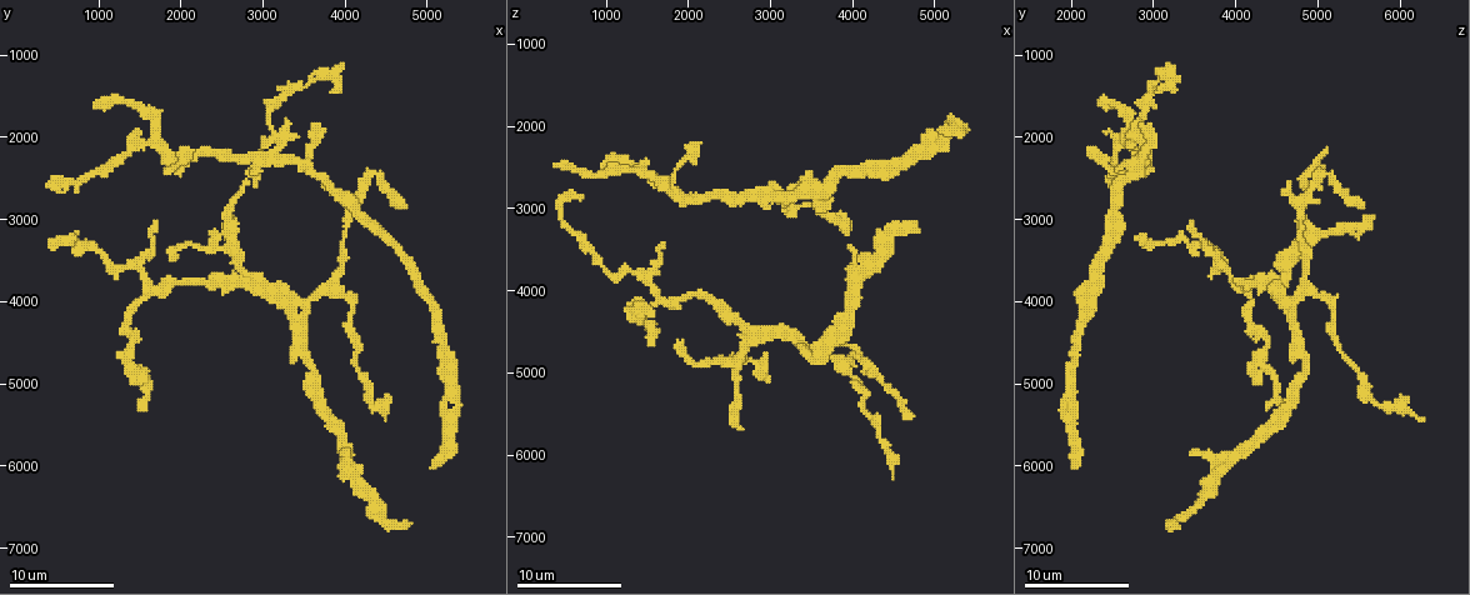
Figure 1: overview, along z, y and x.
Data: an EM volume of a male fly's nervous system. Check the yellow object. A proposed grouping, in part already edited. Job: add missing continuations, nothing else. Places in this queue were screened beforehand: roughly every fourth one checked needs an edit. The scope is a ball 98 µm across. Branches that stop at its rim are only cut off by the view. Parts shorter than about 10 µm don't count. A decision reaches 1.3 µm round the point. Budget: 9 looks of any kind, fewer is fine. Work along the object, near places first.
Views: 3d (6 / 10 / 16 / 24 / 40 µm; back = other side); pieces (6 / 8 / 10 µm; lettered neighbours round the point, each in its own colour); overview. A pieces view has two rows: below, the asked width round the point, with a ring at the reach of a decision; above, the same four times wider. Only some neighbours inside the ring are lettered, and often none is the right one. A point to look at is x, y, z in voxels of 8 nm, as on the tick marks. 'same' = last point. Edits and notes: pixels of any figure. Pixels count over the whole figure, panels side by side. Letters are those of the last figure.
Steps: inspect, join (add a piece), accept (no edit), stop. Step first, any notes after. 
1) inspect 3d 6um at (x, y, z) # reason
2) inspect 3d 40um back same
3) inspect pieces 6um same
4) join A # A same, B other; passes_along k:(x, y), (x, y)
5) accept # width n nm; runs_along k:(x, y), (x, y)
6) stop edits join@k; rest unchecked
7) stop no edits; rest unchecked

inspect pieces 8um at (2650, 3000, 5700) # free end

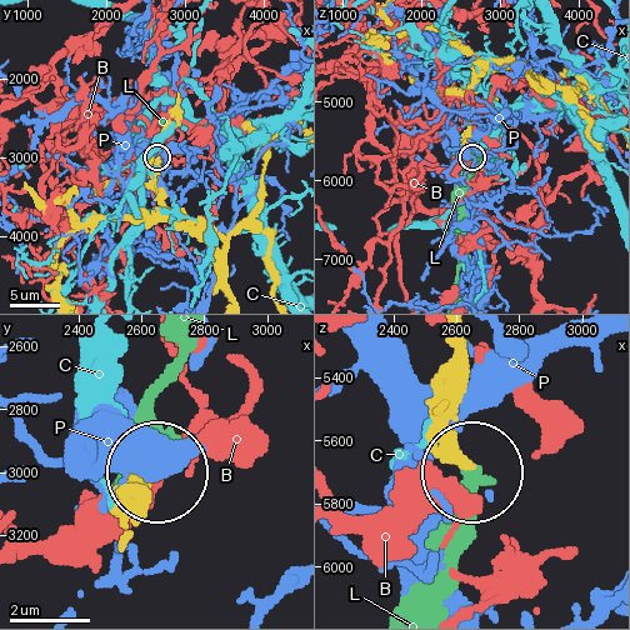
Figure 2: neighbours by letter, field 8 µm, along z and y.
join L # B other, C other, L same, P other; it goes on there

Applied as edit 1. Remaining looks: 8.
inspect overview # redraw

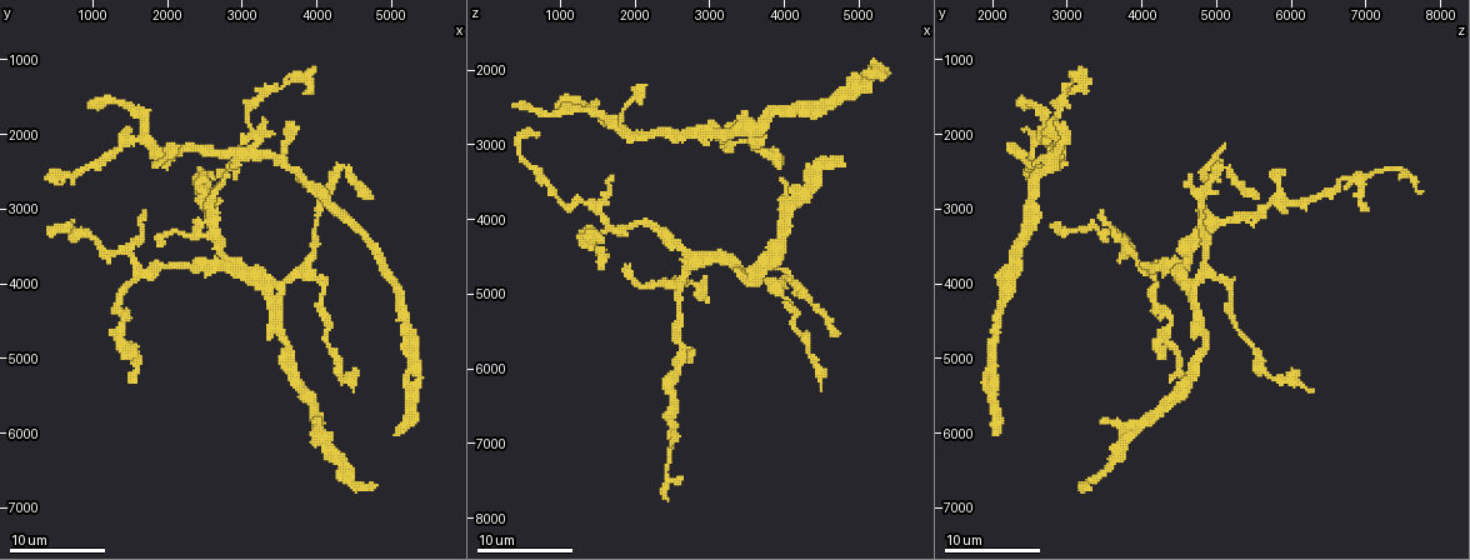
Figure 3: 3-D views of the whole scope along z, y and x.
inspect pieces 6um at (3000, 2200, 5100)

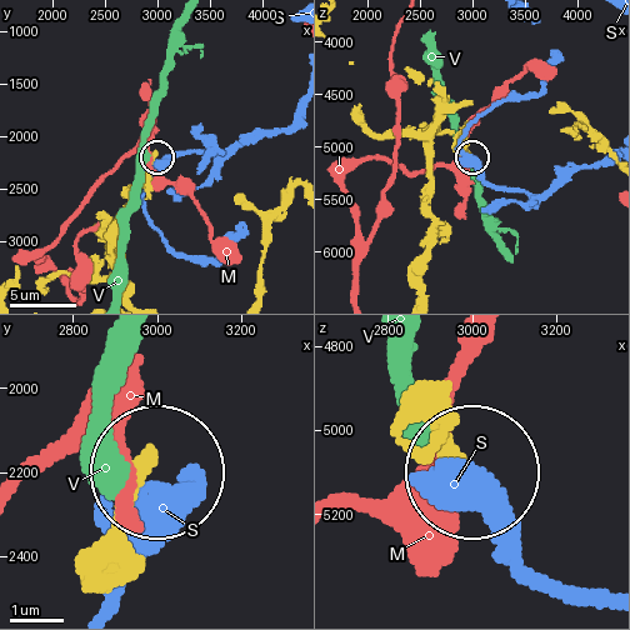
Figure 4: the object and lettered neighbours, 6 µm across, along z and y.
accept # M other, S other, V other; runs_along 4:(104, 534), (149, 471); no lettered piece goes on from it

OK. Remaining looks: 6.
inspect pieces 10um at (950, 1650, 2500) # an open end

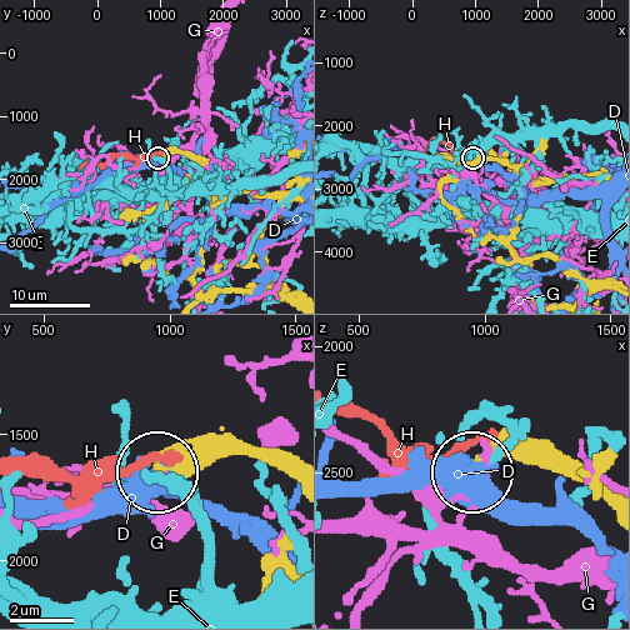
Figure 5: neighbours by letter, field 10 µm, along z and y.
accept # width 390 nm; D other, E other, G other, H other; no lettered piece goes on from it

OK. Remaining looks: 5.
inspect pieces 6um at (2100, 2150, 2200) # free end

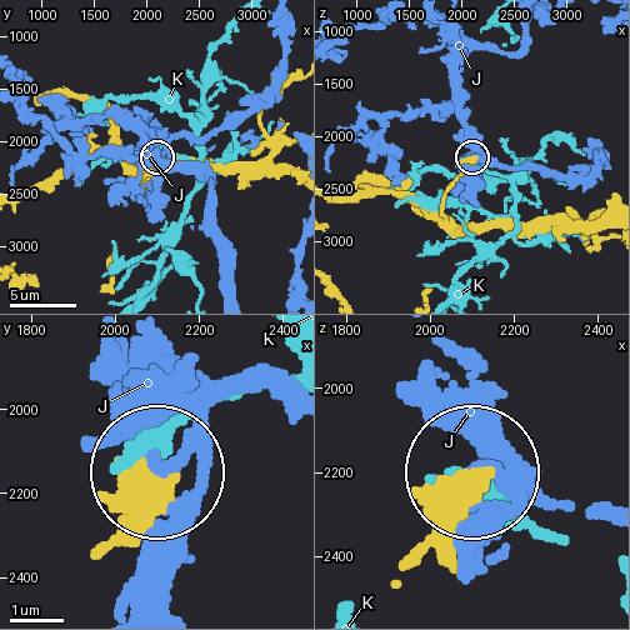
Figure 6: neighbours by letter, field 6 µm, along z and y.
accept # J other, K other; none of them fits

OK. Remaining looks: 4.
inspect pieces 6um at (3650, 1850, 2850) # an open end

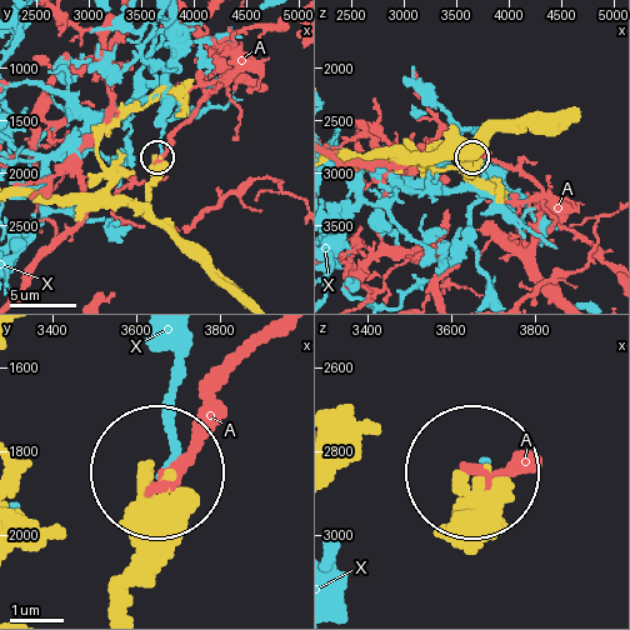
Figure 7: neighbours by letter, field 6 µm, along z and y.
accept # A other, X other; runs_along 7:(121, 600), (163, 520), (163, 470); none of them fits

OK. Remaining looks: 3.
stop edits join@2; rest unchecked

